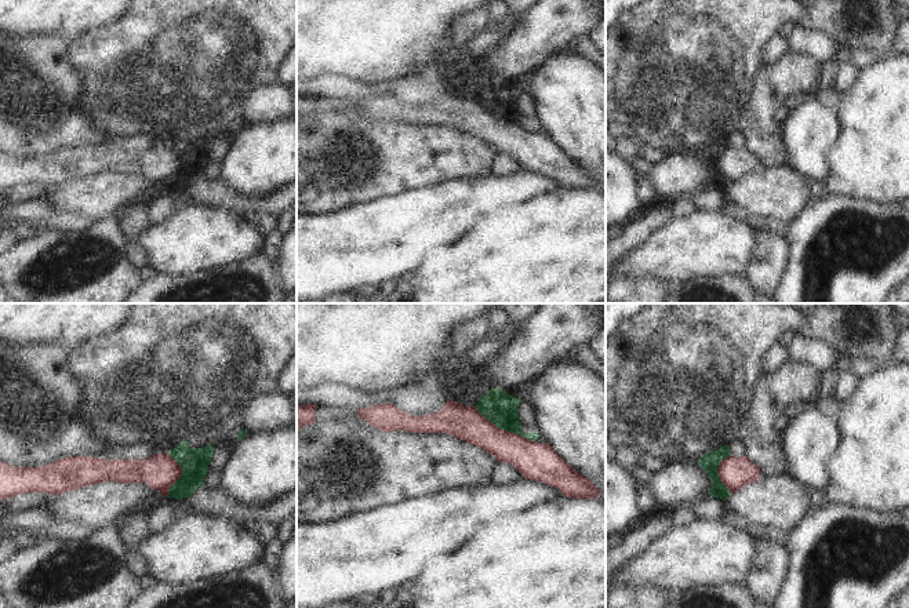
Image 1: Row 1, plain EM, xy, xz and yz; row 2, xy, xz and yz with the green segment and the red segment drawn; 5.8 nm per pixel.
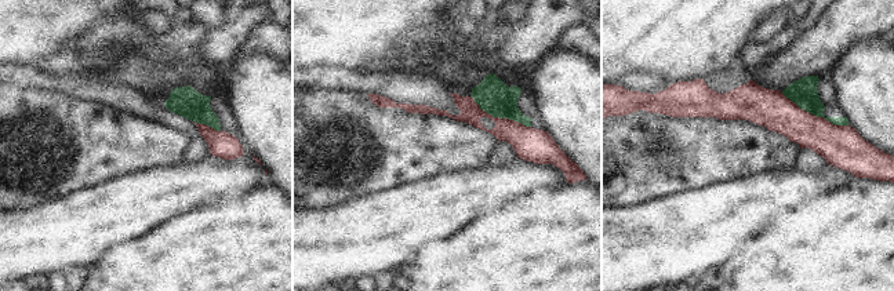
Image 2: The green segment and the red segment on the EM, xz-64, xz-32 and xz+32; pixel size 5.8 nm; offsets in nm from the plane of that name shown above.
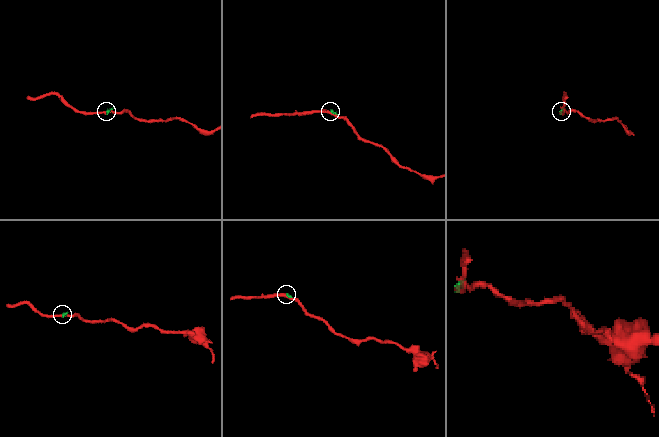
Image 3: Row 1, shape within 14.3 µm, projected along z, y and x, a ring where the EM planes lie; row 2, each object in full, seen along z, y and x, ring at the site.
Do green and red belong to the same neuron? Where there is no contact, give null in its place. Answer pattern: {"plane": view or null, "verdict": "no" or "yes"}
{"plane": "xz", "verdict": "no"}

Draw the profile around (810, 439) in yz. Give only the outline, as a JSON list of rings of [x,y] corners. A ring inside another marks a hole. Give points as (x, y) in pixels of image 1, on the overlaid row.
[[[818,407],[795,411],[782,430],[788,473],[804,488],[826,492],[832,484],[829,460],[840,447],[837,419]]]

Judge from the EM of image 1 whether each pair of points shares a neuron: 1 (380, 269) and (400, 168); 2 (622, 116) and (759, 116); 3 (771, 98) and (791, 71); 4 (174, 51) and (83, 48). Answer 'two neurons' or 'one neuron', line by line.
1: two neurons
2: two neurons
3: one neuron
4: one neuron

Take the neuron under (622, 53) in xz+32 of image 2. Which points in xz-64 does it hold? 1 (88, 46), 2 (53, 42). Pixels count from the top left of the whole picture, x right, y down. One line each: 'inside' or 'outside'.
1: outside
2: inside

